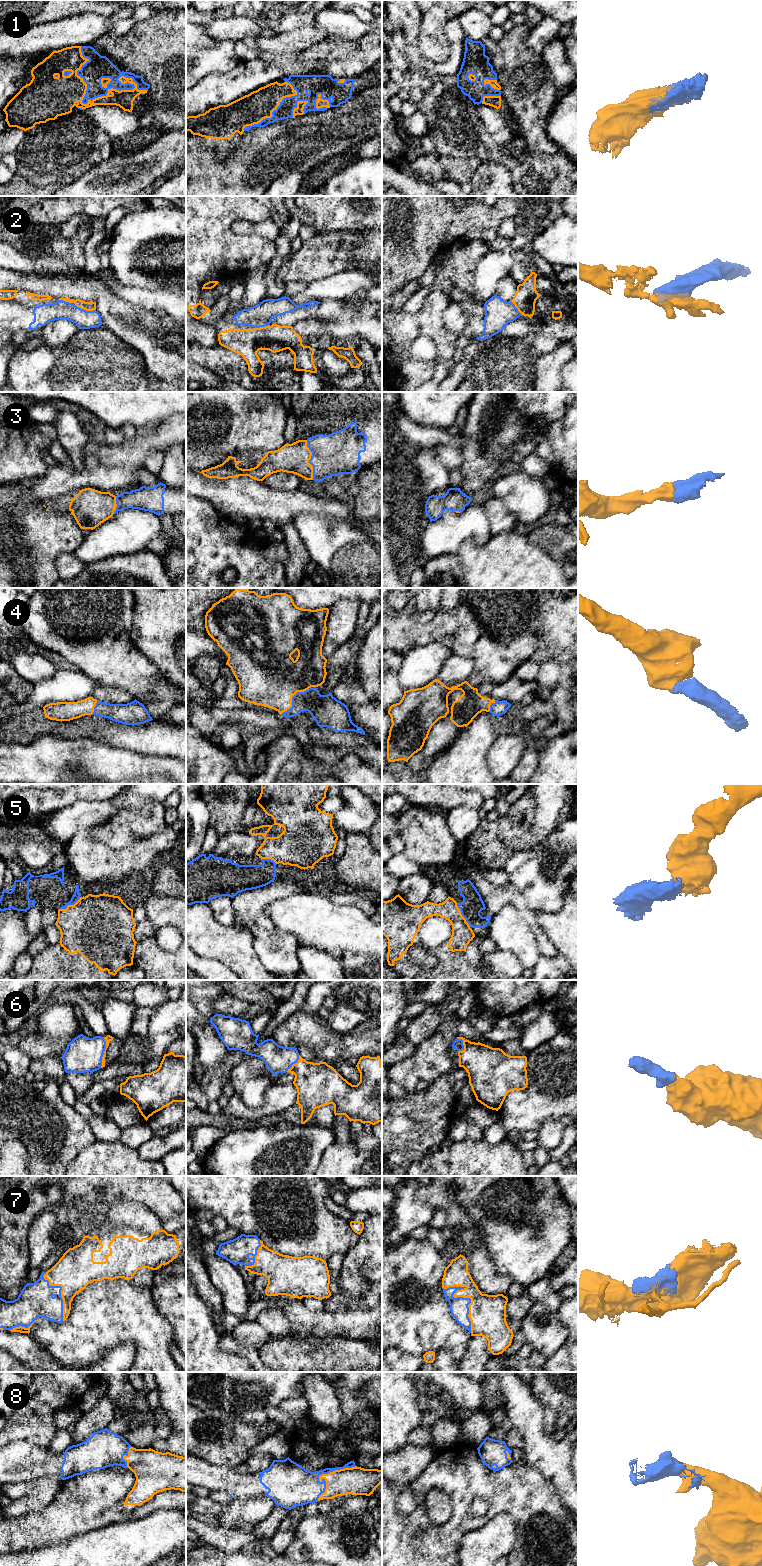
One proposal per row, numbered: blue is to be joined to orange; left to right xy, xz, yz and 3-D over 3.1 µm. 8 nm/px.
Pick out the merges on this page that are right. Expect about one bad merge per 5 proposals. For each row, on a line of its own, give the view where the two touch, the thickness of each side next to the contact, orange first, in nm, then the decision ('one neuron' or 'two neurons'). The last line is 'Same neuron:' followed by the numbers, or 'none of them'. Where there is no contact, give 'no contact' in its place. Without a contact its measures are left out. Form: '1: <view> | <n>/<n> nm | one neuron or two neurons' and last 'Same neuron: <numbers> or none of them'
1: xy | 300/180 nm | one neuron
2: xy | 80/150 nm | one neuron
3: xz | 240/340 nm | one neuron
4: xz | 480/200 nm | one neuron
5: xy | 460/60 nm | two neurons
6: xy | 60/280 nm | one neuron
7: yz | 300/150 nm | one neuron
8: xz | 220/320 nm | one neuron
Same neuron: 1, 2, 3, 4, 6, 7, 8

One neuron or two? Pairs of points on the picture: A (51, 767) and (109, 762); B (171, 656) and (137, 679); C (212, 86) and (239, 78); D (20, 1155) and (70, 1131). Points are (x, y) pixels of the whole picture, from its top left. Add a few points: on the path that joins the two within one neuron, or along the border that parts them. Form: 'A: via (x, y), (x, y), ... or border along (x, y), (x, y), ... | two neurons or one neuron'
A: via (65, 759), (95, 759) | one neuron
B: border along (139, 650), (157, 666), (169, 682) | two neurons
C: via (219, 86), (232, 85) | one neuron
D: border along (10, 1138), (16, 1138), (25, 1146), (28, 1165) | two neurons

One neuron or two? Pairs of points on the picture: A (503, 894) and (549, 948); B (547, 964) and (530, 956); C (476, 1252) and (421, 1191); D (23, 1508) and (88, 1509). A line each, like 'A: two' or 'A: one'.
A: one
B: two
C: one
D: two

